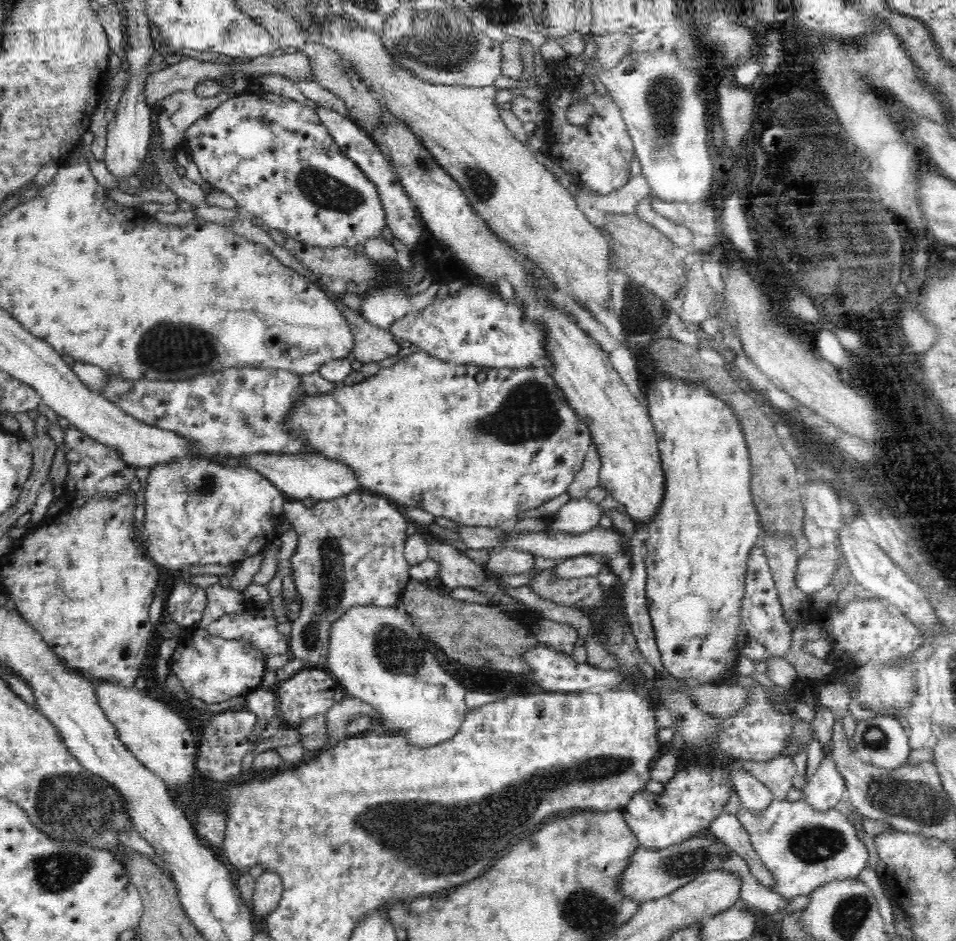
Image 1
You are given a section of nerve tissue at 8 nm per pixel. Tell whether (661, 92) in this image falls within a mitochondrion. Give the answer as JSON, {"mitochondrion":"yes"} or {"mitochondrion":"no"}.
{"mitochondrion":"yes"}

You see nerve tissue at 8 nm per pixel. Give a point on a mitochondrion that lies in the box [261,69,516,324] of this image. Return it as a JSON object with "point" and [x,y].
{"point":[321,189]}

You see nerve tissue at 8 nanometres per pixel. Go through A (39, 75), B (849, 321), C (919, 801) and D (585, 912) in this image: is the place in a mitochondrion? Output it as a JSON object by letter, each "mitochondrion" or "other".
{"A":"other","B":"other","C":"mitochondrion","D":"mitochondrion"}

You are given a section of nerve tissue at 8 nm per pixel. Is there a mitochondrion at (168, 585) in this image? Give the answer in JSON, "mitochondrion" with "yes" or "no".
{"mitochondrion":"no"}

